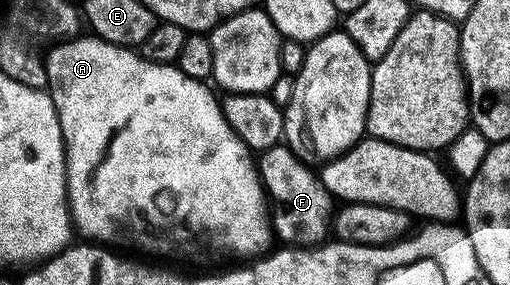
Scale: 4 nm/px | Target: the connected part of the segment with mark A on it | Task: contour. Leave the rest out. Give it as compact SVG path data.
M96 36L65 40L54 46L57 47L43 58L49 81L47 93L57 110L61 139L65 142L65 184L69 187L71 222L89 237L86 239L114 247L134 246L145 254L158 254L161 258L205 258L208 254L213 258L221 258L224 254L238 254L243 260L247 254L257 256L270 249L269 241L274 241L275 235L267 215L267 196L255 167L254 155L227 124L218 99L213 99L204 81L188 78L176 65L160 66L148 62L136 49L116 46Z

